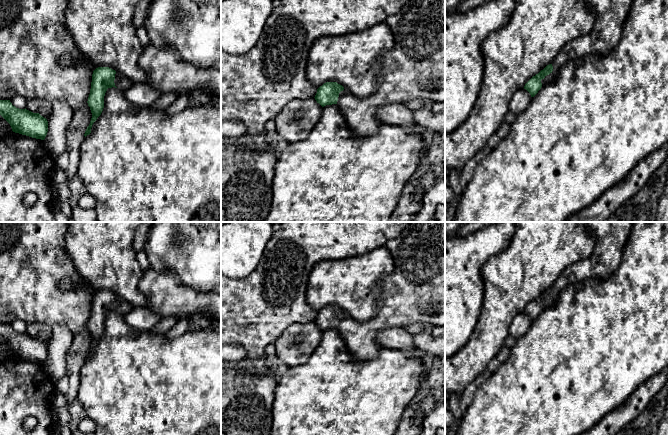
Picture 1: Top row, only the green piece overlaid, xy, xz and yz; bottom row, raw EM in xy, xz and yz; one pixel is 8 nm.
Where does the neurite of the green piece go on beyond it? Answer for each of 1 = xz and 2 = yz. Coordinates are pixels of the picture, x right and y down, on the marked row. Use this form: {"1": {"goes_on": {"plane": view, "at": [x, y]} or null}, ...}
{"1": {"goes_on": {"plane": "xz", "at": [414, 68]}}, "2": {"goes_on": {"plane": "yz", "at": [610, 15]}}}

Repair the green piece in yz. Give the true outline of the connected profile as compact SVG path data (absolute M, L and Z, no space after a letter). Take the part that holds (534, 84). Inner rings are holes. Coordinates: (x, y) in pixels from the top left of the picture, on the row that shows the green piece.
M587 0L587 6L595 15L592 30L584 36L569 42L555 57L554 61L547 65L538 74L533 76L524 86L531 97L534 97L542 86L551 83L557 76L559 69L570 61L589 55L604 55L609 52L620 40L623 24L628 16L634 0Z

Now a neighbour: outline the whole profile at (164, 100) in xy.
M165 93L161 94L159 98L153 102L149 107L151 109L165 109L167 108L170 104L172 104L178 96L175 93Z

